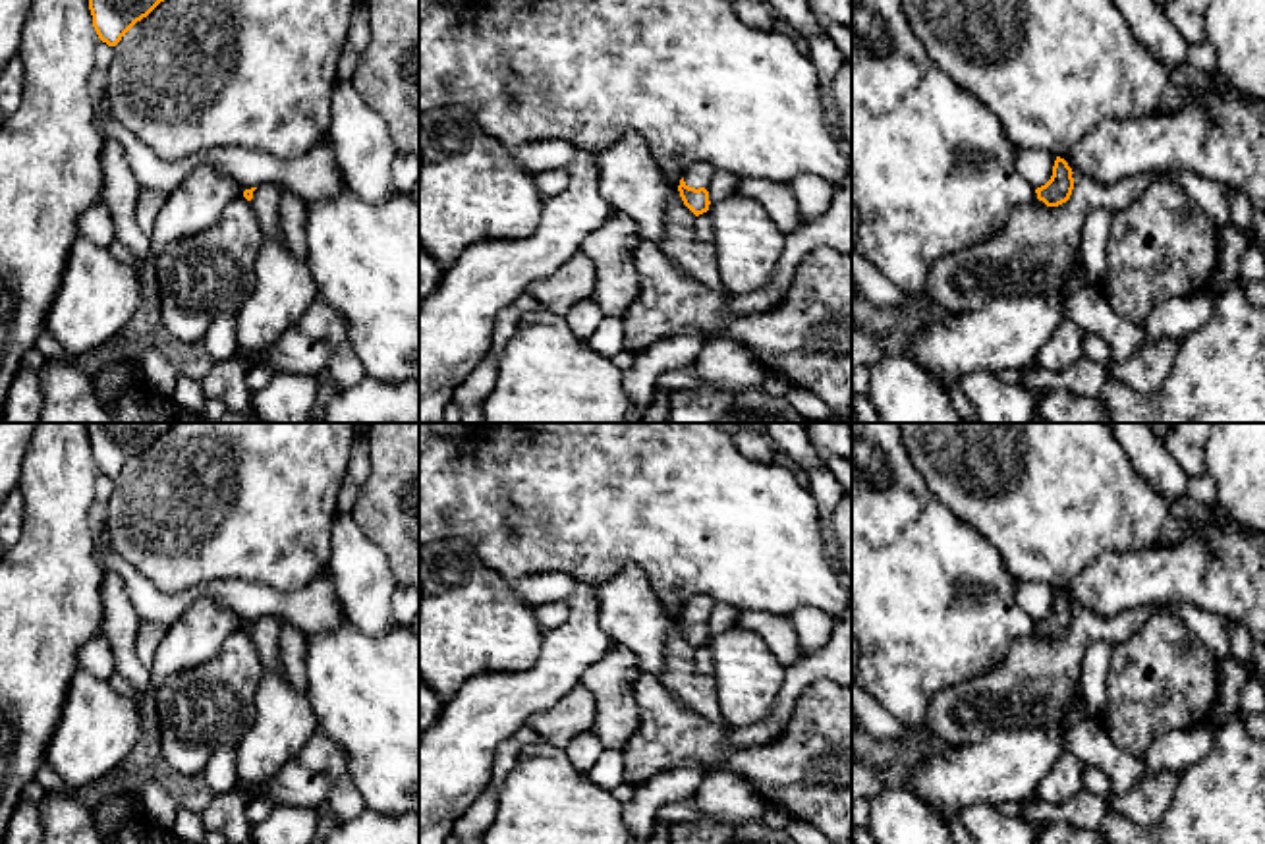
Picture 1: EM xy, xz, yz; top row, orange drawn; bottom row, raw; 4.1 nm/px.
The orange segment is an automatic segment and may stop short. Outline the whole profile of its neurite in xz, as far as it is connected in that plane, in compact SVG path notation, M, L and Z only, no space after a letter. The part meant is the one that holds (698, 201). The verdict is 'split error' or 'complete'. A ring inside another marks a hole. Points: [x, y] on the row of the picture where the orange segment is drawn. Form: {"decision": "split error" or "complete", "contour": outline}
{"decision": "split error", "contour": "M695 162L680 180L678 191L684 201L684 205L695 214L703 214L709 211L709 182L715 174L715 168L709 162Z"}

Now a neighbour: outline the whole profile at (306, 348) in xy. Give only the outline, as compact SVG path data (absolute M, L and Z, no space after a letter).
M321 297L265 353L238 353L249 365L270 365L276 373L324 377L330 359L350 346L346 321Z

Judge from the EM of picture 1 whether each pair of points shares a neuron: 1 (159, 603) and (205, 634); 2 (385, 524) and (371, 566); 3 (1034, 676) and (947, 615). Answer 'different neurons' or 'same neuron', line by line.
1: different neurons
2: different neurons
3: different neurons

